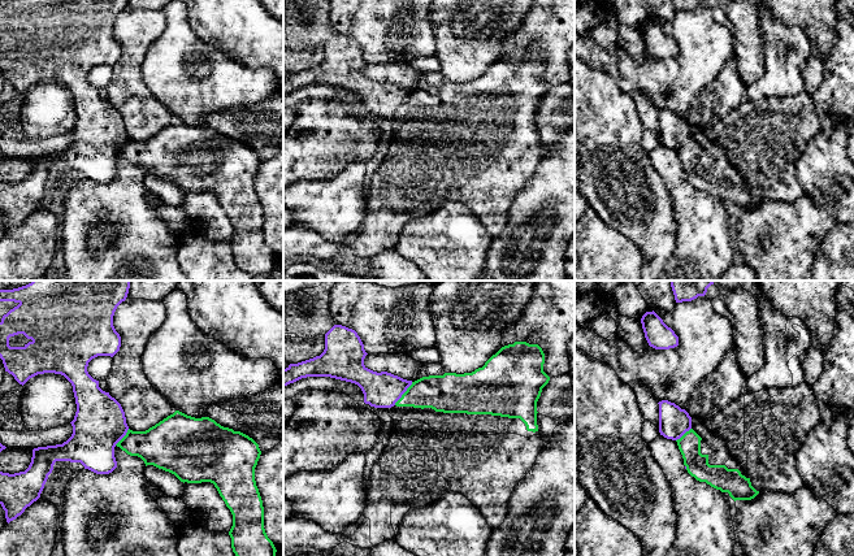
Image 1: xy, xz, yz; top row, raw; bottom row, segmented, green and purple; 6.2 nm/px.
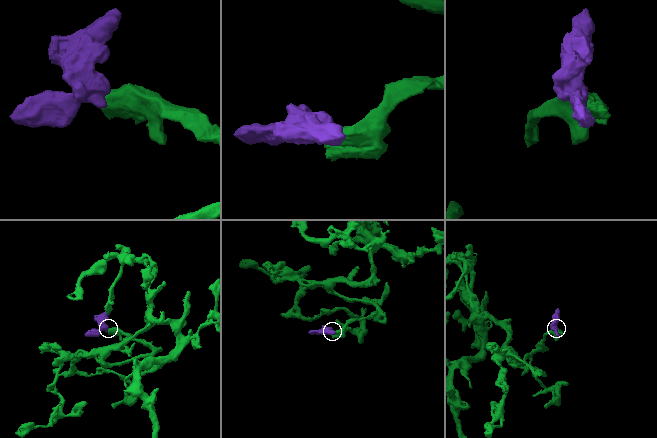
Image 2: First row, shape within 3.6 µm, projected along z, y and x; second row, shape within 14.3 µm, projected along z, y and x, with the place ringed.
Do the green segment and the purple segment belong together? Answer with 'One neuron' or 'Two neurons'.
Two neurons

